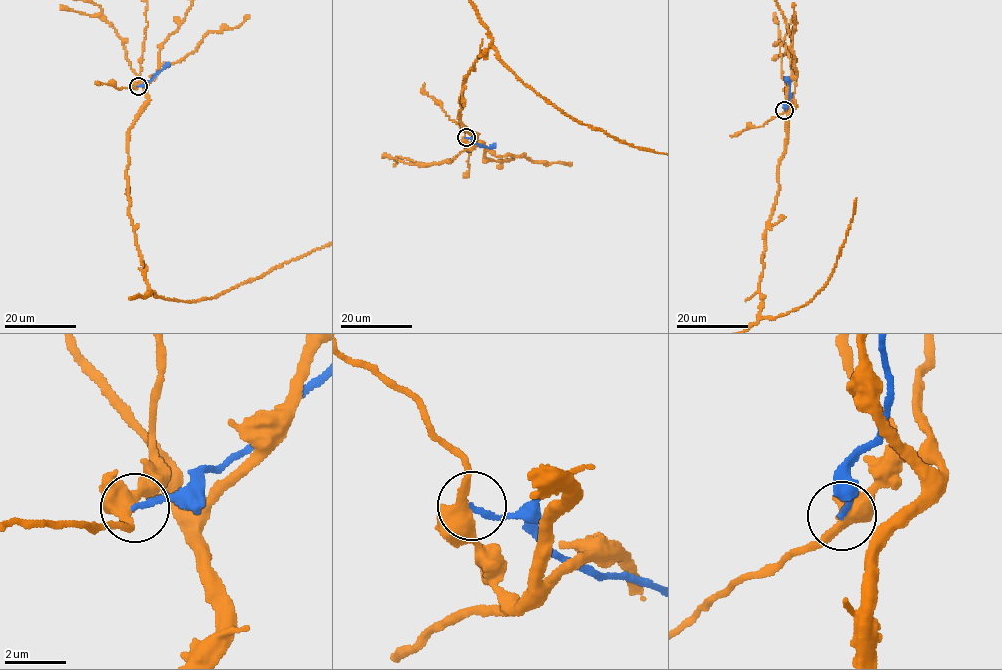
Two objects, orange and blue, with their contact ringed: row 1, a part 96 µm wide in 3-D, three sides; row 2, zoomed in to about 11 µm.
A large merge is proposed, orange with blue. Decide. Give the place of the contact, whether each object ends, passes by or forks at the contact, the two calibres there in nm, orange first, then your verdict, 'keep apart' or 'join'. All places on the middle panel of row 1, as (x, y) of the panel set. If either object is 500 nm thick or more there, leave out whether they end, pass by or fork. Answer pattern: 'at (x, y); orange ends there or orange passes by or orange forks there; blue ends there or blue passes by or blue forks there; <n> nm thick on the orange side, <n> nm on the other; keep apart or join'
at (466, 137); orange forks there; blue ends there; 400 nm thick on the orange side, 180 nm on the other; keep apart

